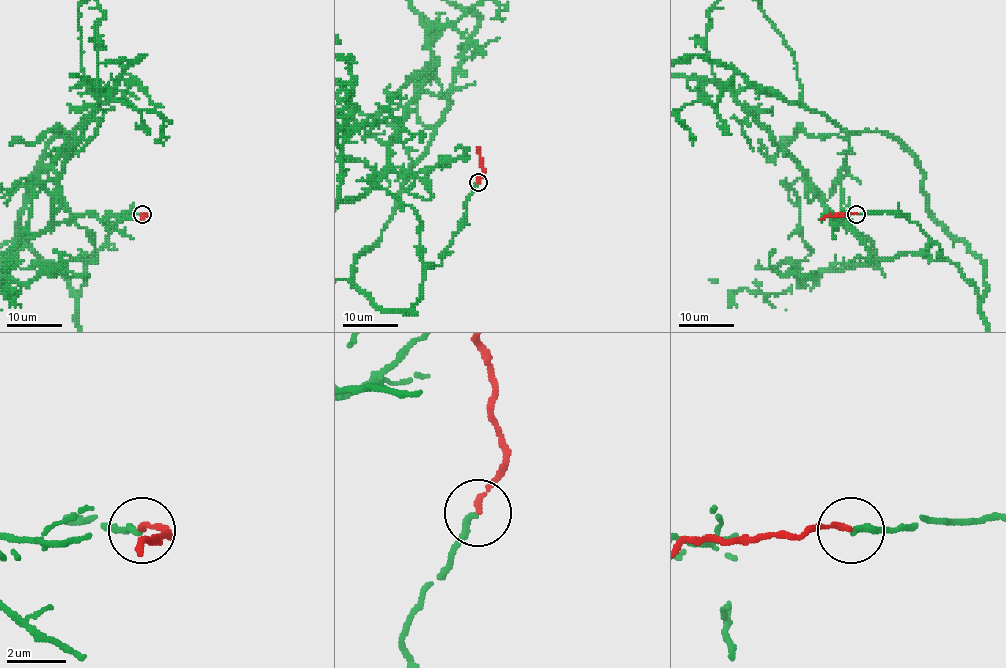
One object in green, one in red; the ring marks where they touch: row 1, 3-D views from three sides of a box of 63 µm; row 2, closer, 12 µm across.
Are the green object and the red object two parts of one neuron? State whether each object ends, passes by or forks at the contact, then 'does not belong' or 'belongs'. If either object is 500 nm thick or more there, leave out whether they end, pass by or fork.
green ends there; red ends there; belongs

